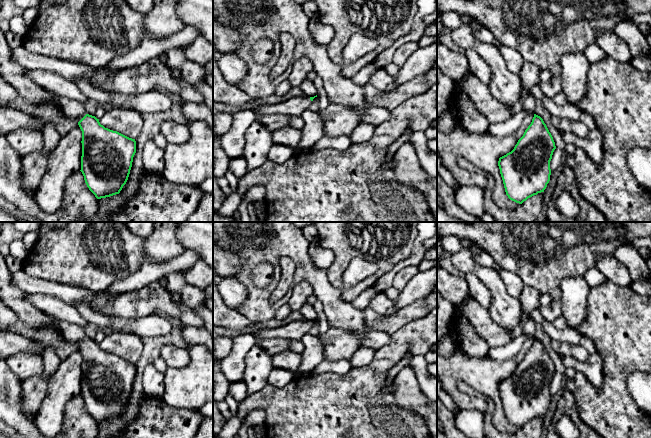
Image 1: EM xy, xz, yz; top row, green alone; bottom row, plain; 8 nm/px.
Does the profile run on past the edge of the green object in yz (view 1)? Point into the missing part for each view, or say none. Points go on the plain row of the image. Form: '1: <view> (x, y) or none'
1: none

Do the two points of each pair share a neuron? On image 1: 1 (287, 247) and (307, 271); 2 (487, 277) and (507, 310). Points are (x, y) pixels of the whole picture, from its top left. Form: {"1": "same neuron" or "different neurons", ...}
{"1": "same neuron", "2": "same neuron"}

